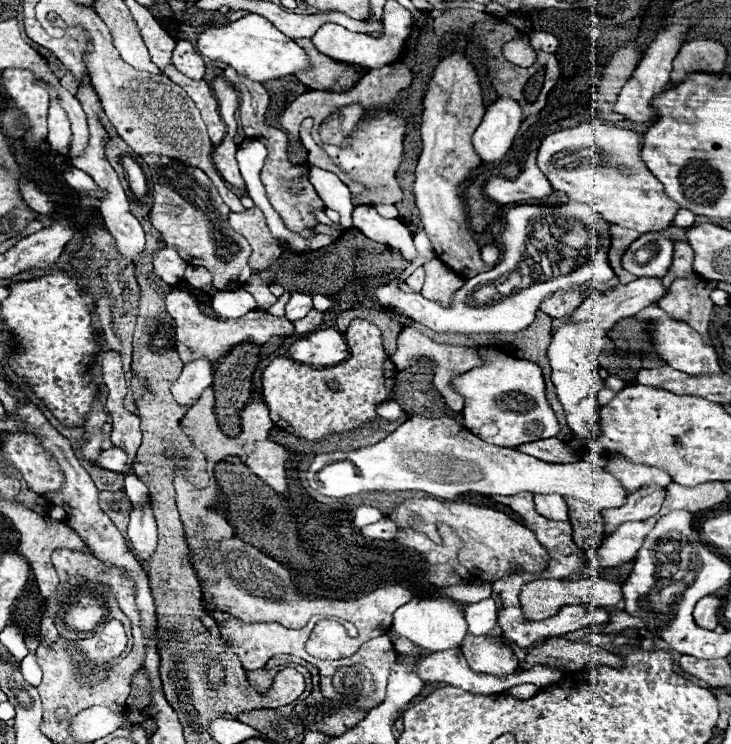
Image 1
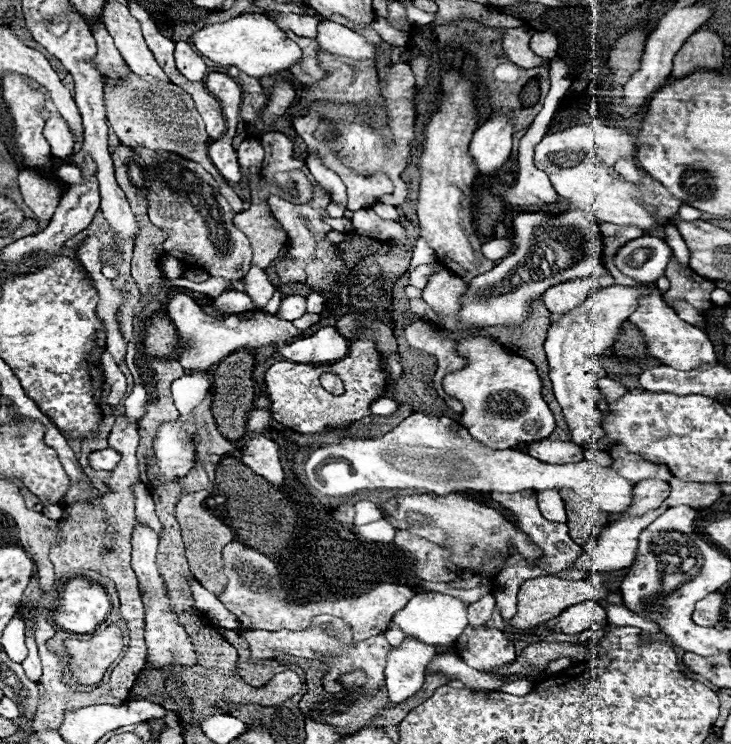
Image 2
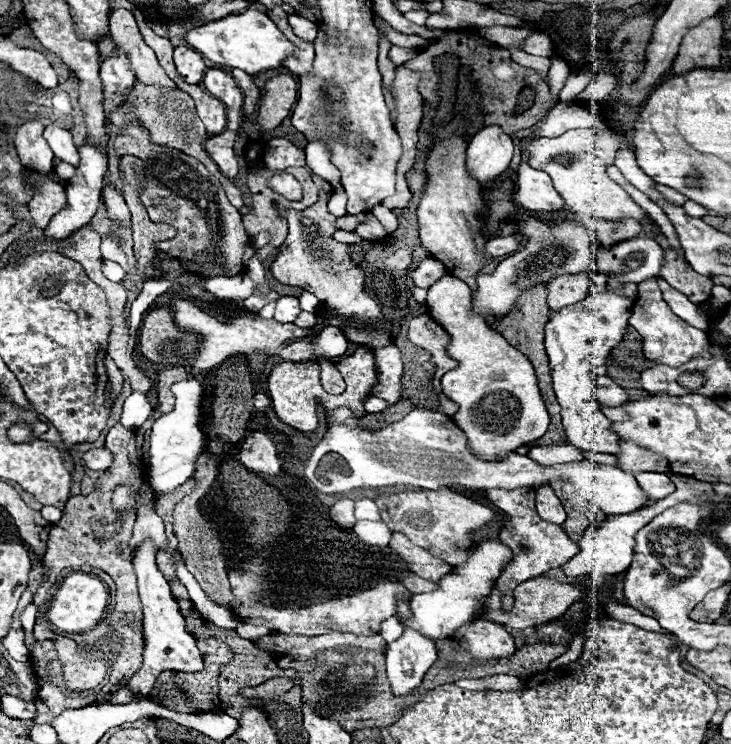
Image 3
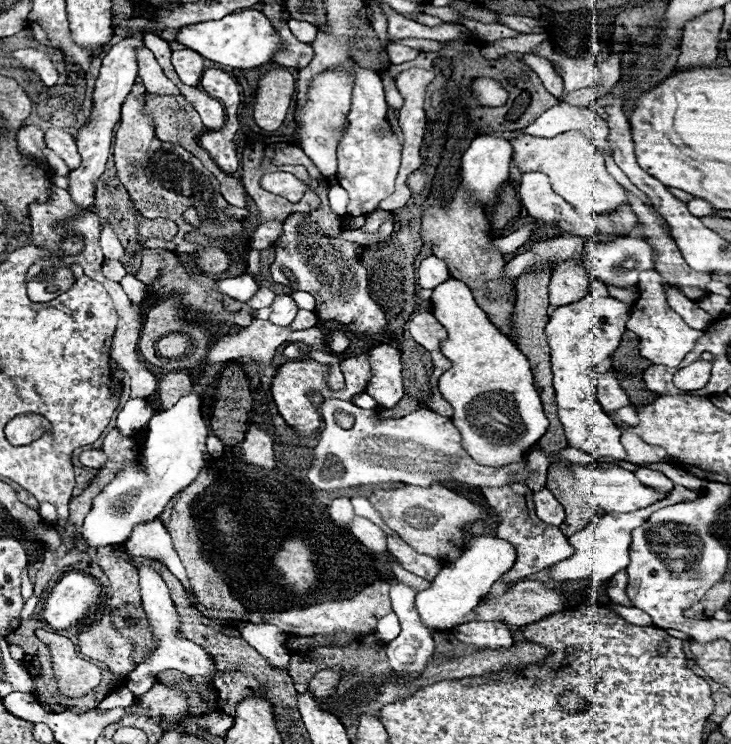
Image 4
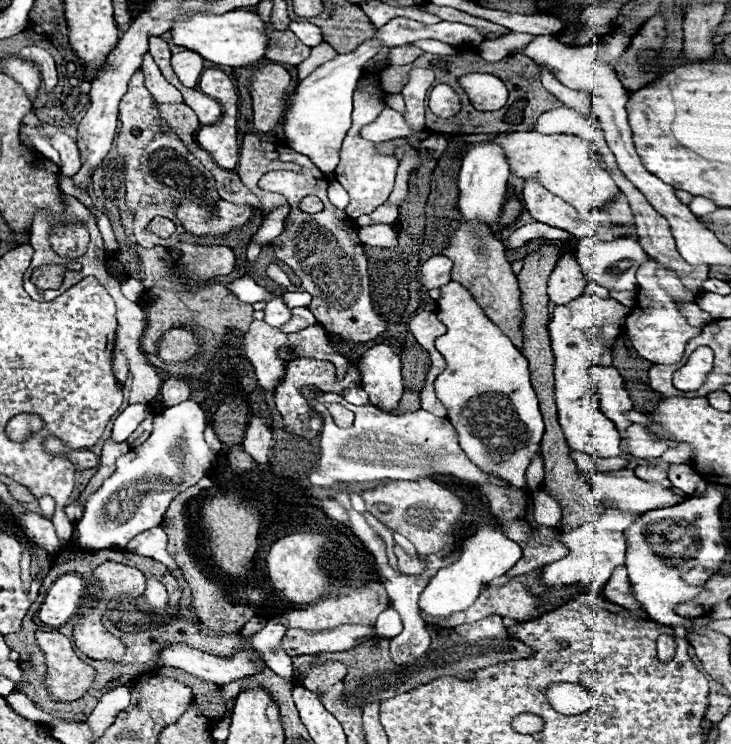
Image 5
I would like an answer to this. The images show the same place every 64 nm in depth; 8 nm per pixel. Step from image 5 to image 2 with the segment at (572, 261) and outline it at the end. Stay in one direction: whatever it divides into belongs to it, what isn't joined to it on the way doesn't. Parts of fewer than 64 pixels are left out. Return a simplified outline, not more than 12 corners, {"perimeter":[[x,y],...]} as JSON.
{"perimeter":[[594,278],[554,284],[544,292],[552,314],[574,310],[596,290]]}

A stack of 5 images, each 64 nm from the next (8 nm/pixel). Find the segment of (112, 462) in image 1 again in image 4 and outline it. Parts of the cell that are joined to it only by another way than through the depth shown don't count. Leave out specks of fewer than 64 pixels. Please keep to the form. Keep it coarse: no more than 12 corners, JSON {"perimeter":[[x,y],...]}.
{"perimeter":[[84,450],[82,466],[100,470],[106,462],[102,450]]}

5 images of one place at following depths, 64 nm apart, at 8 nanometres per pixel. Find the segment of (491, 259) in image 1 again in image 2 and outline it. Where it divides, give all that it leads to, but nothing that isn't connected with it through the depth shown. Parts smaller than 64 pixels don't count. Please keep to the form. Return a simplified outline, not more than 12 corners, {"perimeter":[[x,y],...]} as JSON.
{"perimeter":[[496,238],[482,246],[488,260],[508,256],[512,250],[510,238]]}

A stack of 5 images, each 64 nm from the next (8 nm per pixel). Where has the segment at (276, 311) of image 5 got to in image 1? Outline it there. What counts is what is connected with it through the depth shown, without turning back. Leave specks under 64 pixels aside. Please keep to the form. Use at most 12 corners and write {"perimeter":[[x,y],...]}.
{"perimeter":[[294,292],[286,302],[292,322],[312,310],[312,294]]}

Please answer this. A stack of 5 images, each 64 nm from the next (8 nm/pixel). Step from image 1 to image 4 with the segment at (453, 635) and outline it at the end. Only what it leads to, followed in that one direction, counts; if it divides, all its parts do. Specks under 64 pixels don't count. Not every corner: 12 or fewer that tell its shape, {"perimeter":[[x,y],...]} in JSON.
{"perimeter":[[498,536],[466,540],[418,592],[432,632],[450,630],[516,560]]}

